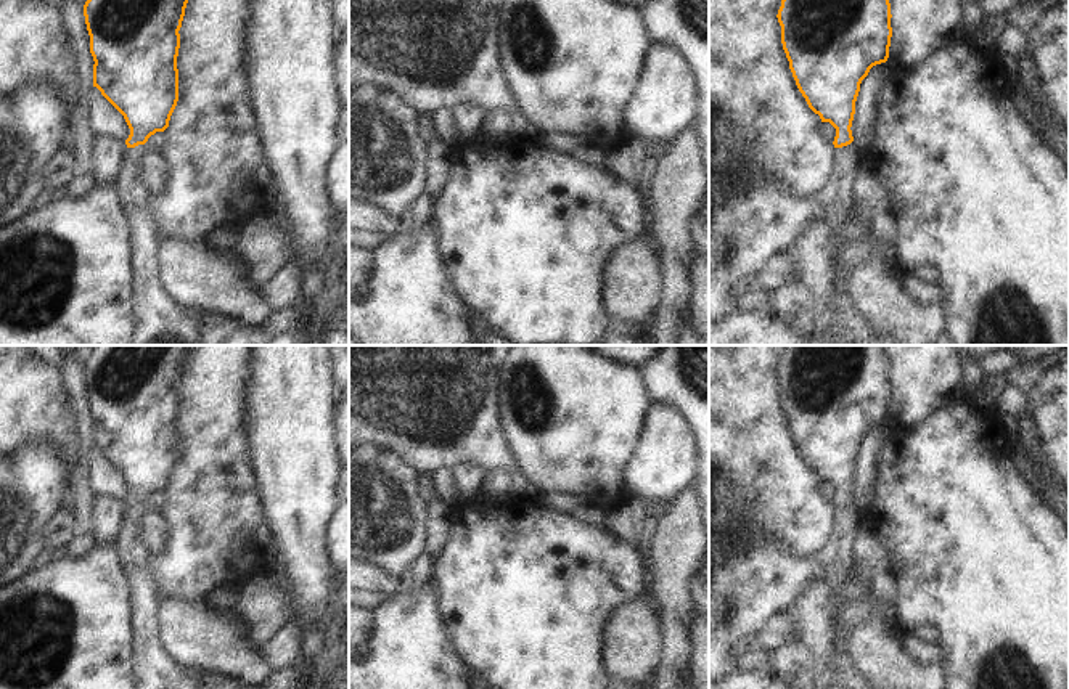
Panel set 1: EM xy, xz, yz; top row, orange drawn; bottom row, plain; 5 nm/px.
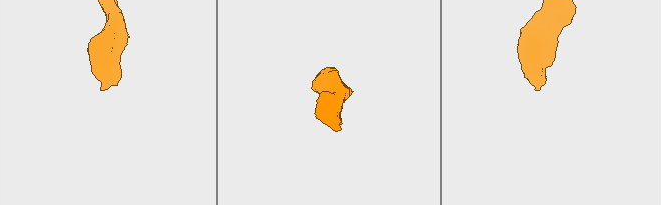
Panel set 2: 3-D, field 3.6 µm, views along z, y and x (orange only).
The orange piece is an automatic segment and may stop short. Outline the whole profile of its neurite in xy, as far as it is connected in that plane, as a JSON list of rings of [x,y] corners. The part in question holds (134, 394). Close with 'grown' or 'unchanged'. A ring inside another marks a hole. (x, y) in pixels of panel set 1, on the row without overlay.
[[[93,345],[84,365],[93,416],[93,446],[124,475],[130,495],[122,516],[116,548],[132,580],[138,615],[135,618],[135,650],[138,657],[138,689],[201,689],[196,678],[180,665],[164,646],[161,609],[164,601],[153,575],[154,552],[143,541],[140,519],[149,509],[145,503],[169,487],[178,461],[177,416],[180,387],[193,345]]]; grown

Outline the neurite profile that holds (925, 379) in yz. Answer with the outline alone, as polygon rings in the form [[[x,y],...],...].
[[[883,345],[891,363],[887,430],[923,426],[961,390],[953,345]]]

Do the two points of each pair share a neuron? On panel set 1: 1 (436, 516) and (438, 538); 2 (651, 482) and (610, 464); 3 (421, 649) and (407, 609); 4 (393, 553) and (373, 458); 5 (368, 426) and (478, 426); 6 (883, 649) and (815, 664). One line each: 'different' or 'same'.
1: same
2: different
3: same
4: same
5: same
6: different

